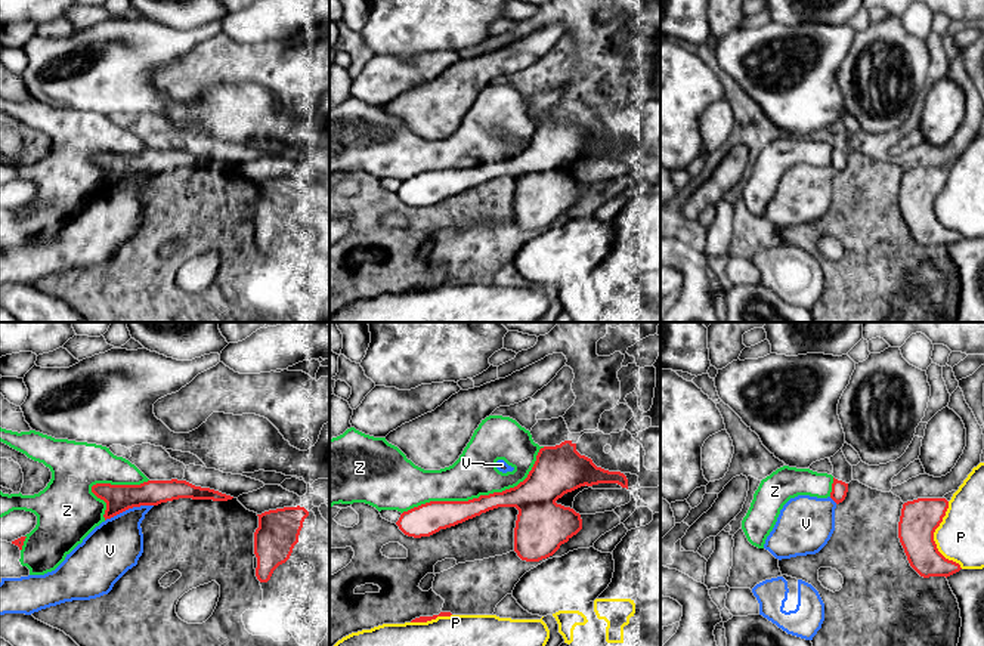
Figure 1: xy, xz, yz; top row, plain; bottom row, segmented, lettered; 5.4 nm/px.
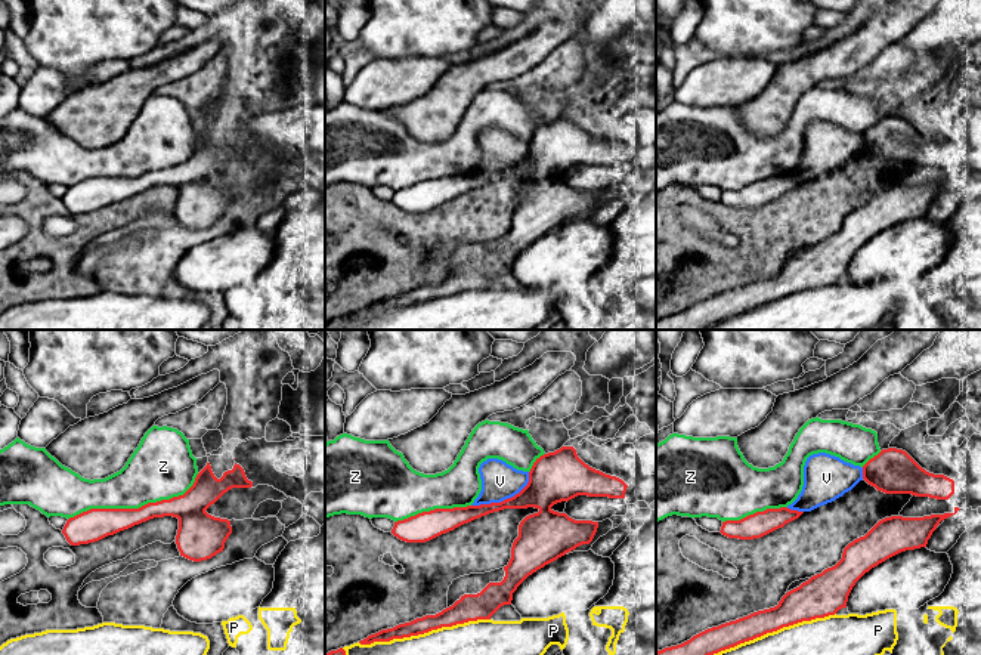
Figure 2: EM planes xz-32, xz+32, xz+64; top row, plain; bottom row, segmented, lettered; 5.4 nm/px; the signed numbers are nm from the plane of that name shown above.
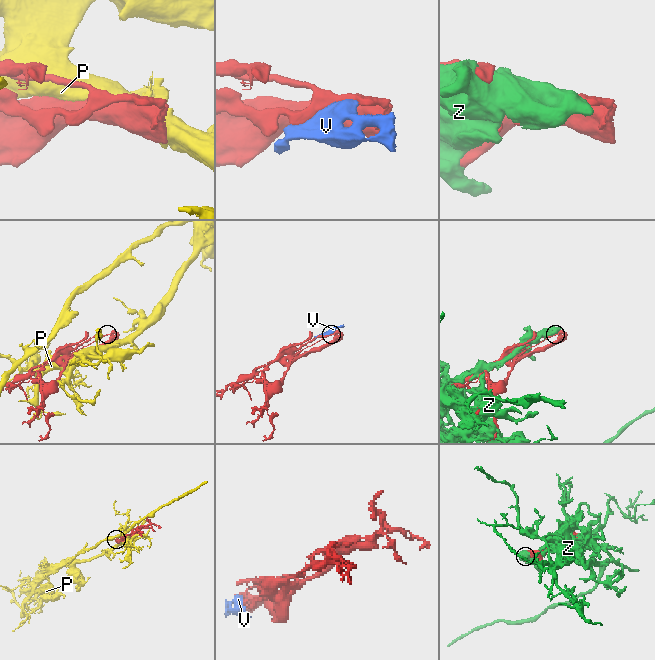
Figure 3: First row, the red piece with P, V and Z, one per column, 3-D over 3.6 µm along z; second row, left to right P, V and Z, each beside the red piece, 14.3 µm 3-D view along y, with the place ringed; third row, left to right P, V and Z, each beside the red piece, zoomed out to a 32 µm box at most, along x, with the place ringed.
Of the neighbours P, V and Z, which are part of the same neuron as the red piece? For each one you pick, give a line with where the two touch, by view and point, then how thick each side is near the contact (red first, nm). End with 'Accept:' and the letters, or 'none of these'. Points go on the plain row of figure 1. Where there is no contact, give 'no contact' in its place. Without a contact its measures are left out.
V: meets red in xy at (129, 176); 150 nm thick on the red side, 300 nm on the other
Accept: V

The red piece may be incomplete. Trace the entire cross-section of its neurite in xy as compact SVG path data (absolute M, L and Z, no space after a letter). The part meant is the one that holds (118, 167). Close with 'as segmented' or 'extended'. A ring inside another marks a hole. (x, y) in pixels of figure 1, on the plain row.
M148 149L140 154L96 152L92 161L106 171L105 189L52 241L1 247L0 284L31 284L72 269L108 263L143 222L140 192L161 171L192 167L228 170L233 166L186 149Z | extended

